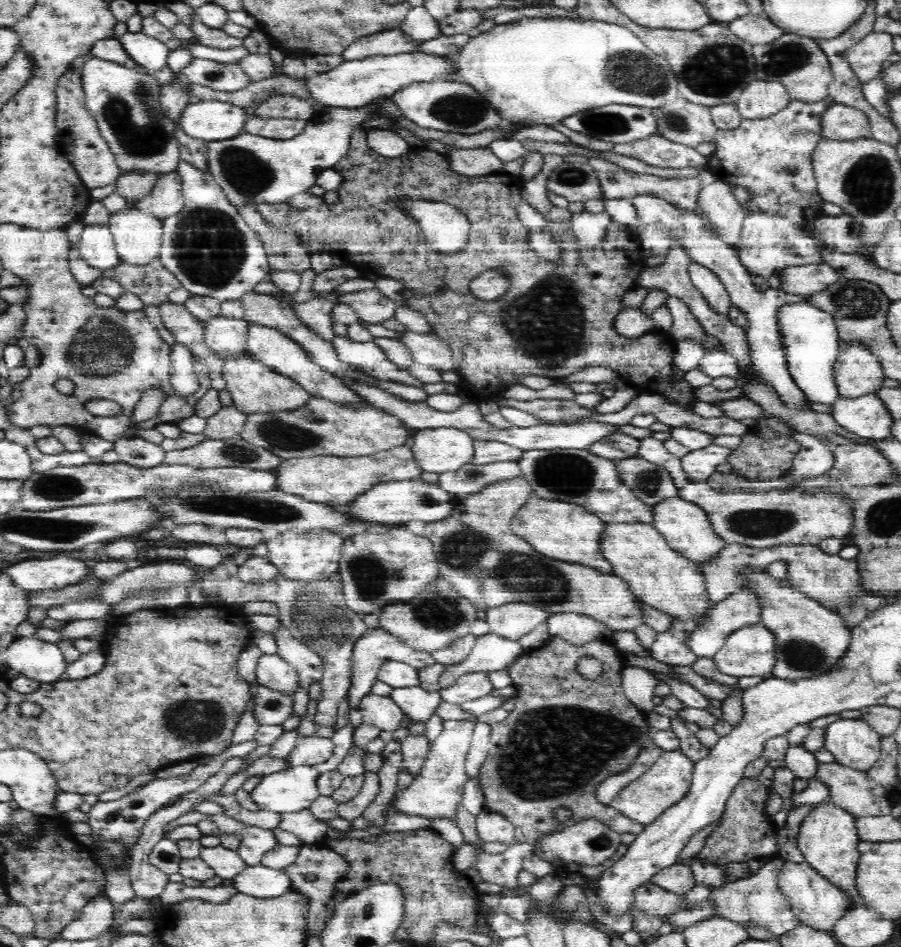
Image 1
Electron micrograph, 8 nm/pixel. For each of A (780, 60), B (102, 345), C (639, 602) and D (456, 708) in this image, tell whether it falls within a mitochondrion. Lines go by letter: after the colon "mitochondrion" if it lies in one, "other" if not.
A: mitochondrion
B: mitochondrion
C: other
D: other

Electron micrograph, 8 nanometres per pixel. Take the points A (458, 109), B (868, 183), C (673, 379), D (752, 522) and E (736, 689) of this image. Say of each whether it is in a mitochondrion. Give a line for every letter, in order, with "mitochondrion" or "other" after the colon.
A: mitochondrion
B: mitochondrion
C: other
D: mitochondrion
E: other

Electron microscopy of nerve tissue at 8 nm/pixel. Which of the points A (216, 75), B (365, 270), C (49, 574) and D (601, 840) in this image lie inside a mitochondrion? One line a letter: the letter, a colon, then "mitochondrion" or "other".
A: mitochondrion
B: other
C: other
D: mitochondrion

